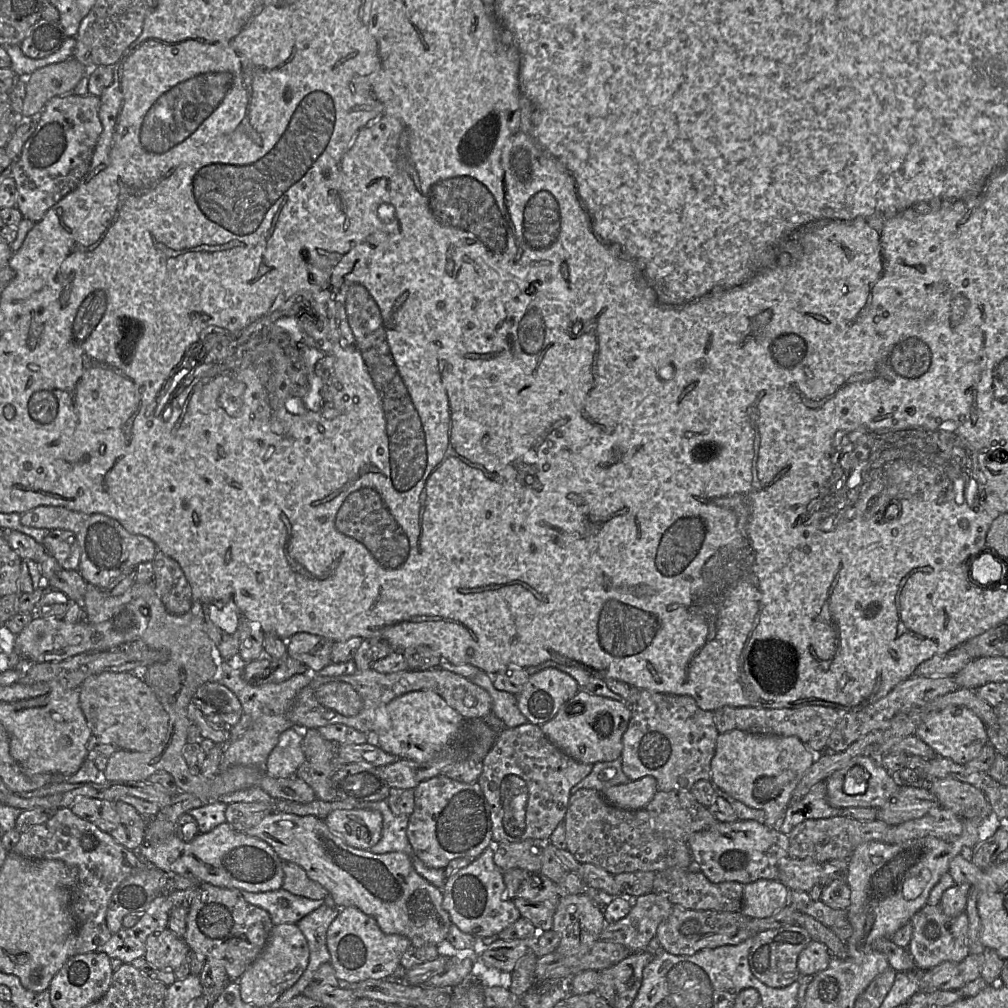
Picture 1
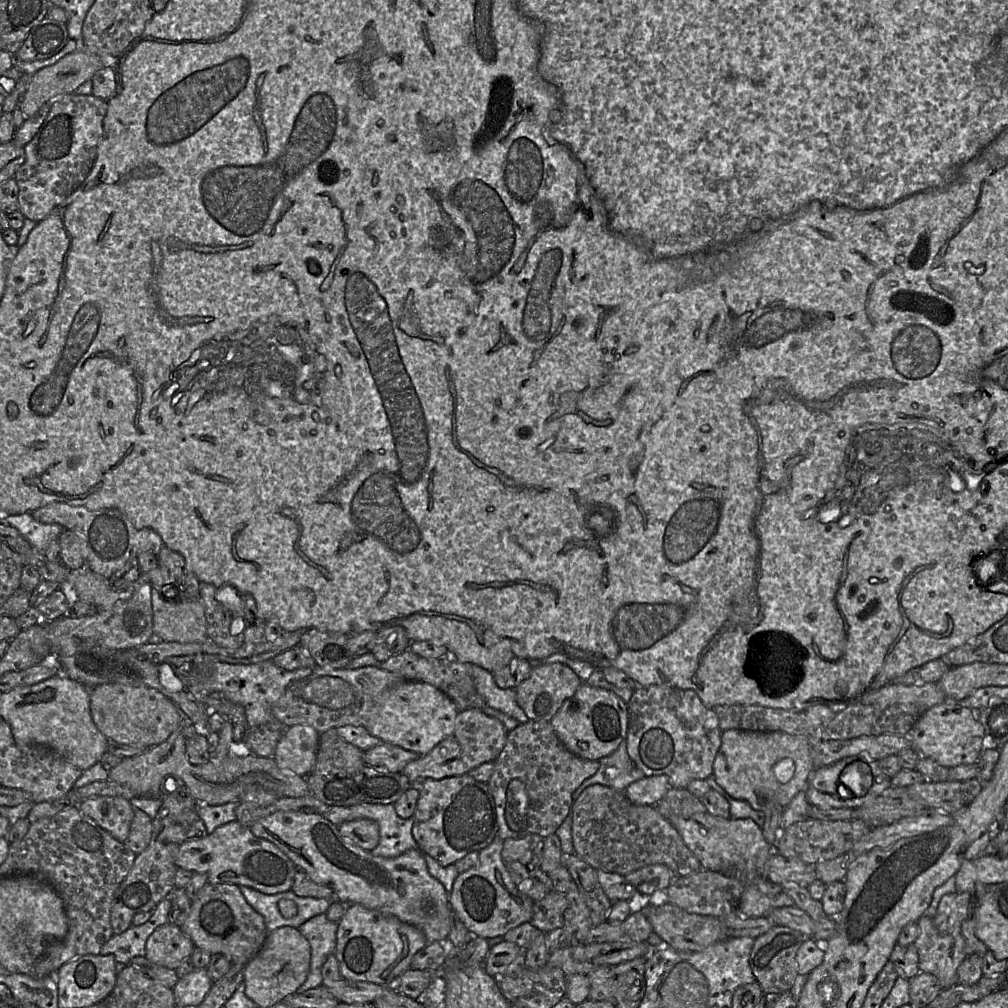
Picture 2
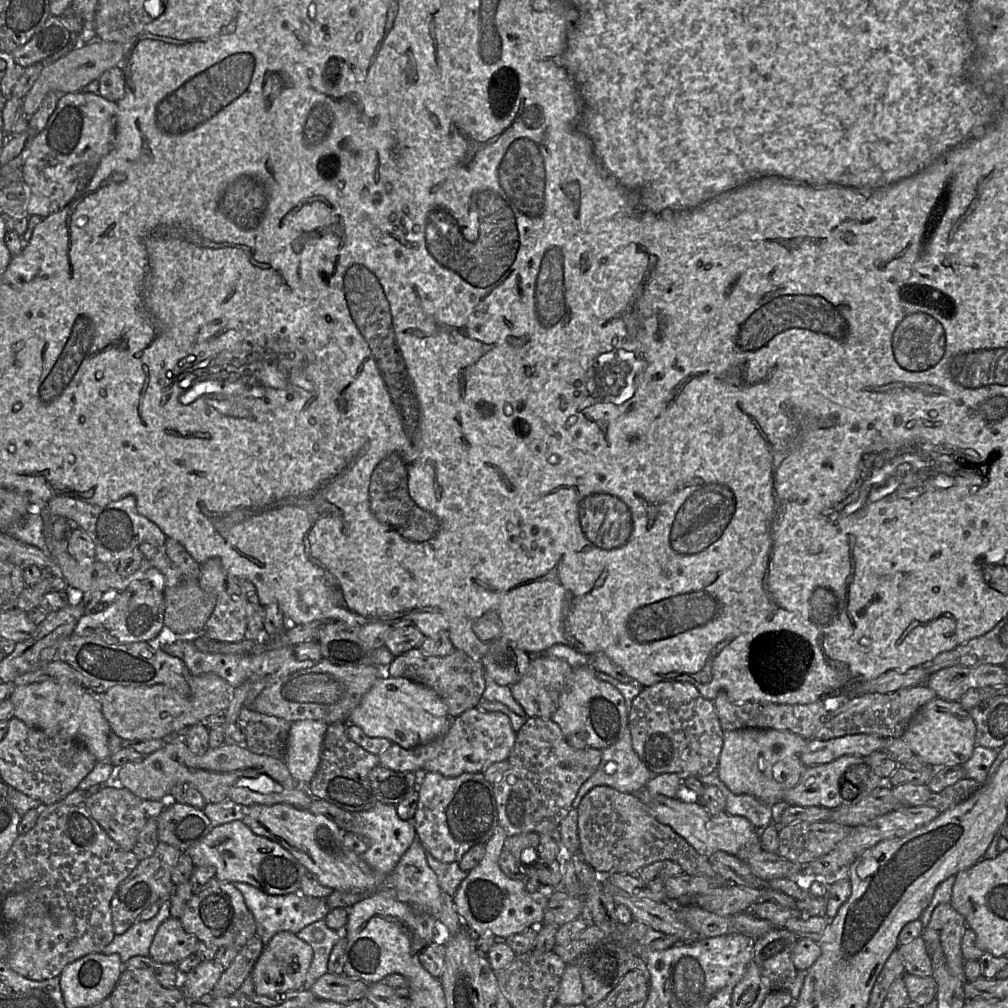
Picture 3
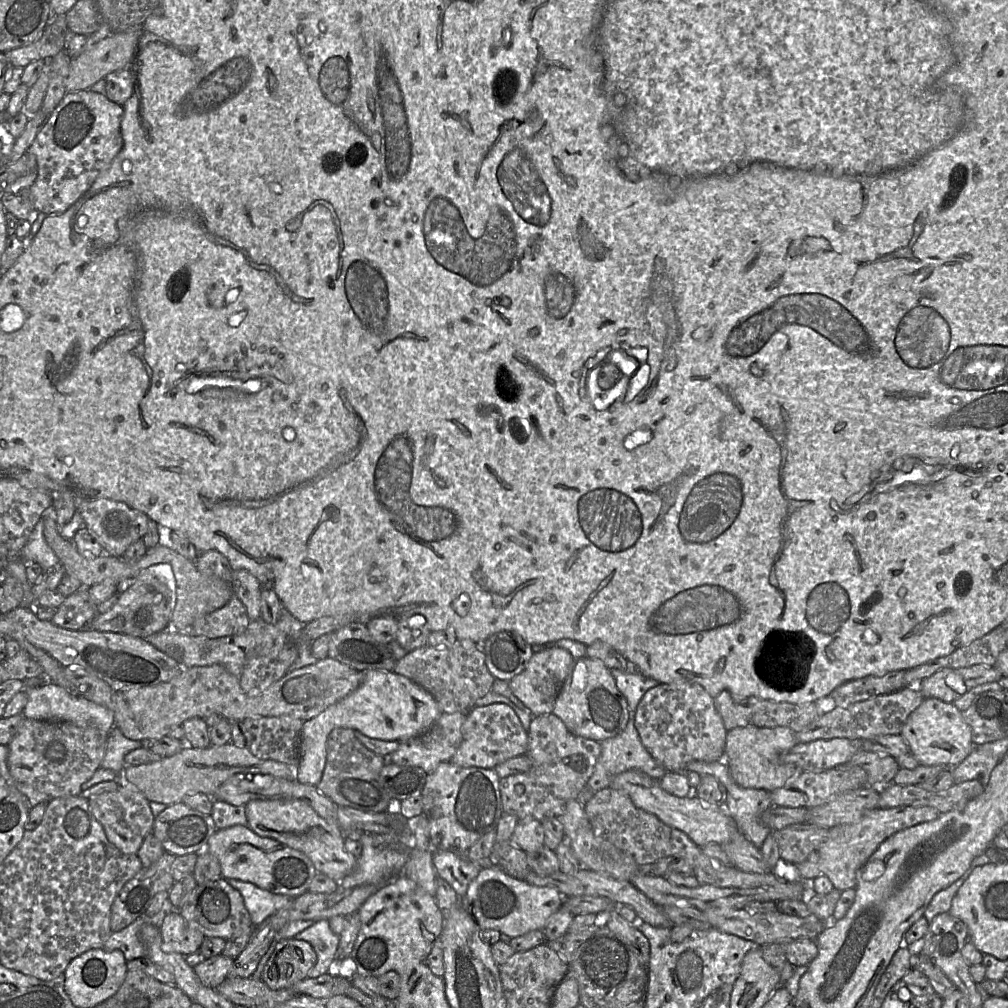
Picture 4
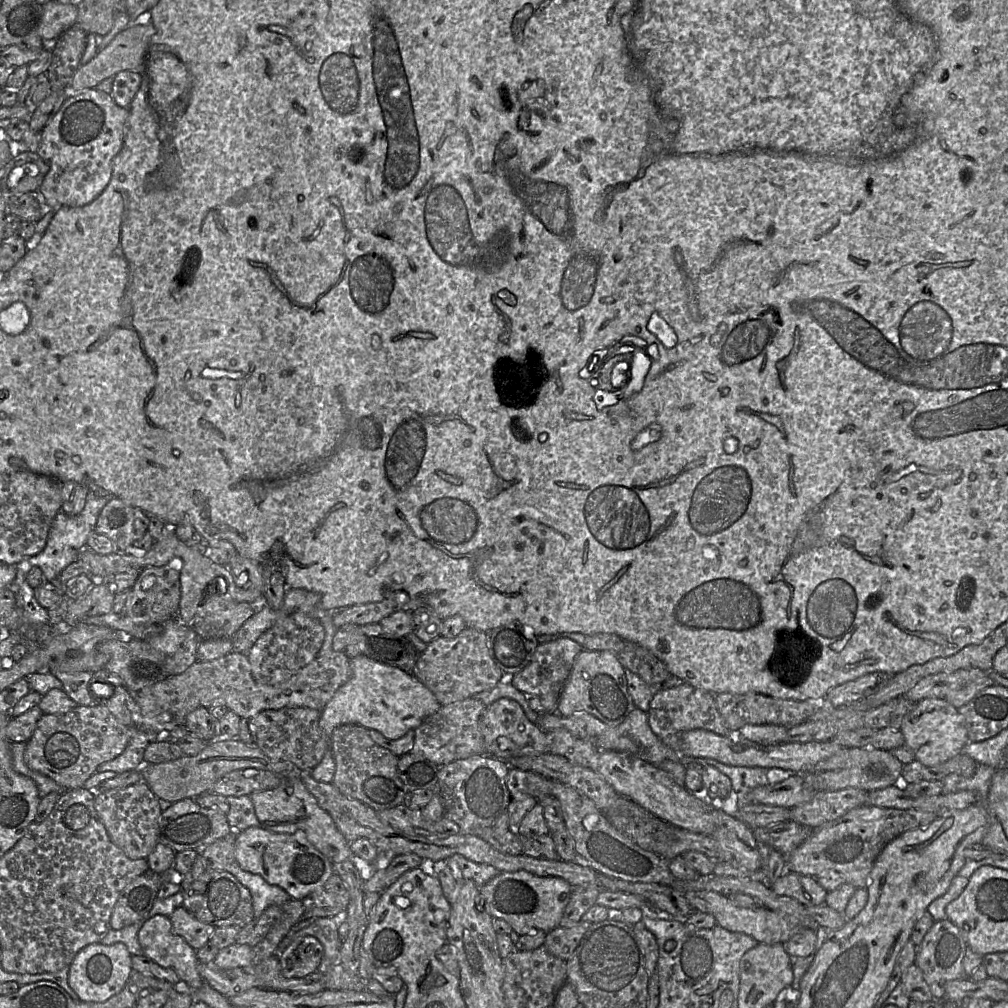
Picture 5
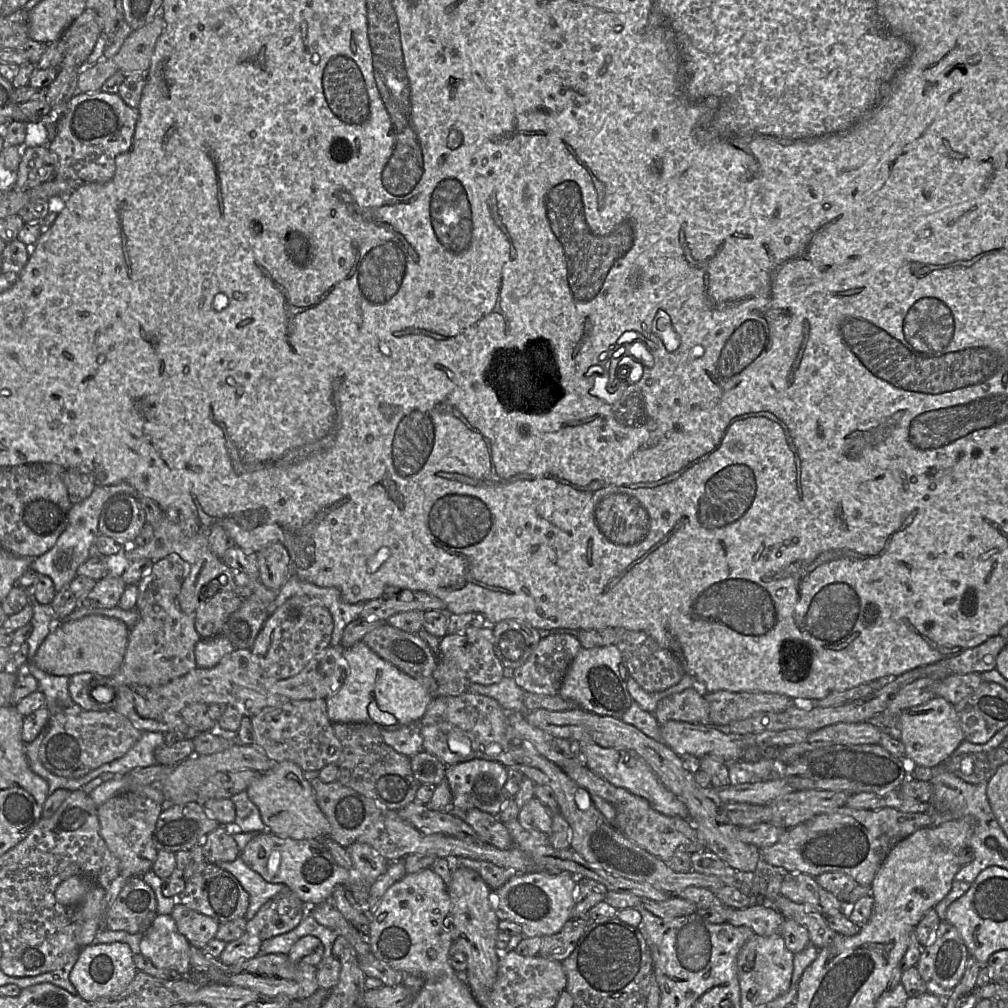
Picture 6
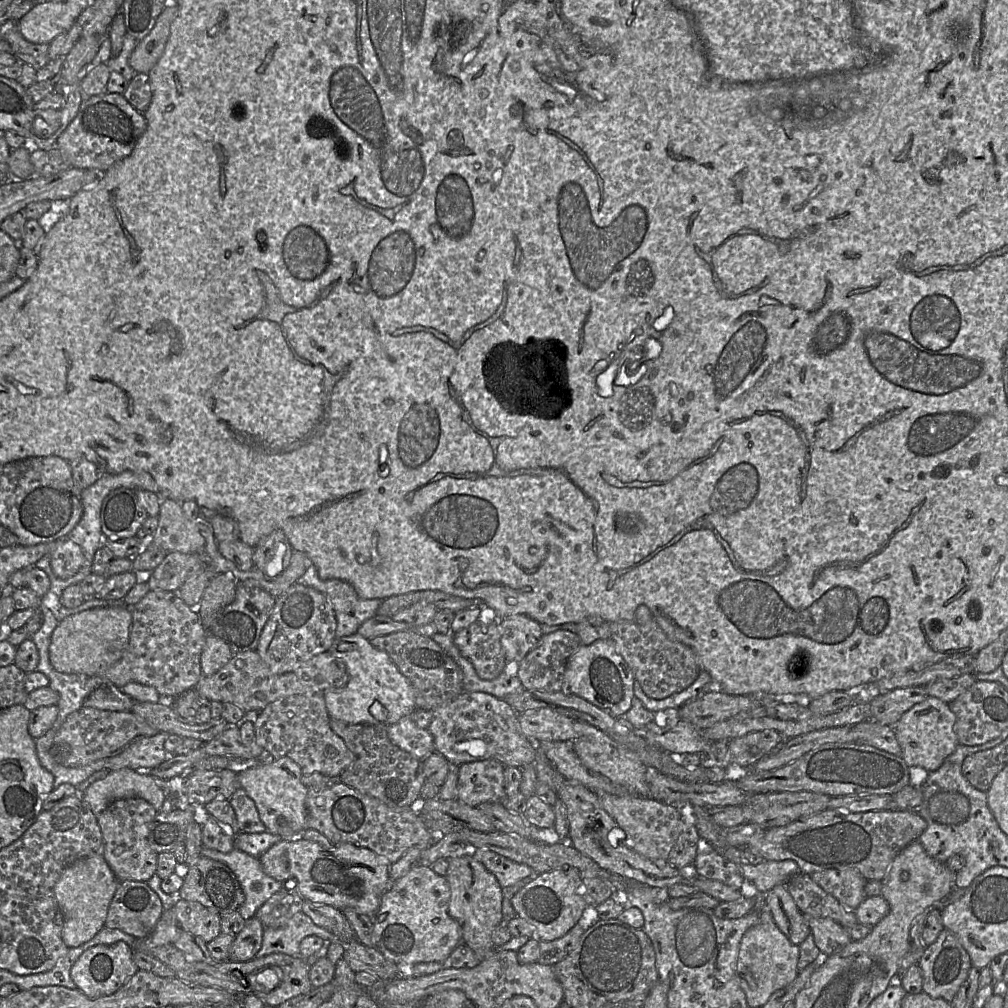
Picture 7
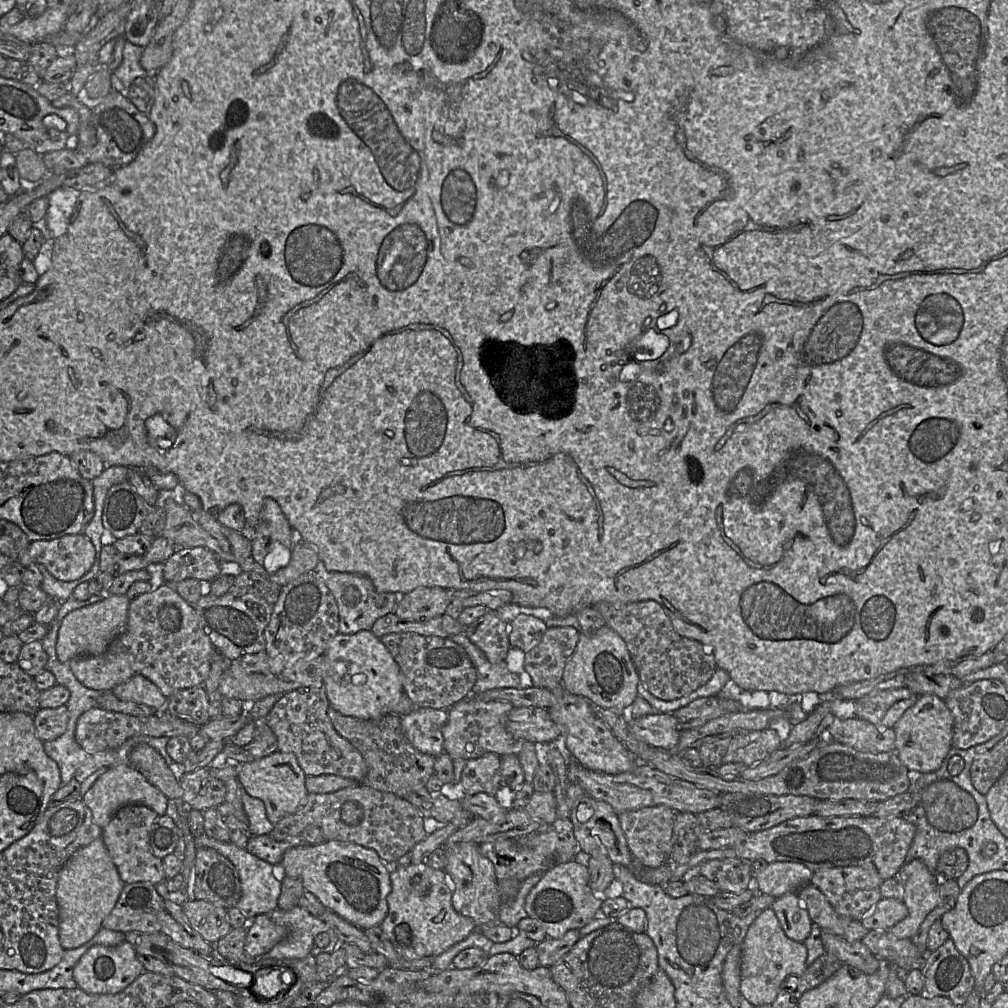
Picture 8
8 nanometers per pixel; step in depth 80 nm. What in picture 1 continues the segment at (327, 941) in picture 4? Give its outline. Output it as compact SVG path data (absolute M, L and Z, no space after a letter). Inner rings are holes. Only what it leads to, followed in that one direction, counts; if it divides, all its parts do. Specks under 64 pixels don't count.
M321 907L302 918L297 926L305 936L309 947L309 964L300 979L279 998L278 1003L288 1002L303 993L322 964L330 962L326 944L327 930L340 913L341 908Z

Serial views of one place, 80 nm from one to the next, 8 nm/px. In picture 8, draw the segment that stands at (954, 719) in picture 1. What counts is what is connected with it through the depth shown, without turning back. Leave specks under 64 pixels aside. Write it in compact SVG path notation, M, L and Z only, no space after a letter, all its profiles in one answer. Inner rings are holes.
M933 694L918 696L913 706L908 708L902 717L893 726L895 731L895 753L901 763L909 770L916 770L920 773L936 771L942 765L943 760L952 748L954 733L954 717L944 700Z

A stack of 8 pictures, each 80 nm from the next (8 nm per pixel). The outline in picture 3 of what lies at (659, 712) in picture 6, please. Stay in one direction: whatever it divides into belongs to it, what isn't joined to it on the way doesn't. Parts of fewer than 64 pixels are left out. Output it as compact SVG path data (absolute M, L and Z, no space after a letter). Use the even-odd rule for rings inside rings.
M662 681L646 686L628 712L632 747L653 774L676 773L683 781L715 771L724 744L714 701L704 698L691 683Z

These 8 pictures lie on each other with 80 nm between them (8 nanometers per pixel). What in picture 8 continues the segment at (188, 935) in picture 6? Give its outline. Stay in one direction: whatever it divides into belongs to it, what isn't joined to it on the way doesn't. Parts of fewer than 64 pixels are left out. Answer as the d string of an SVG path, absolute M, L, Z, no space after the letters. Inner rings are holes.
M202 900L183 901L181 908L191 927L212 945L233 929L227 918L228 909Z

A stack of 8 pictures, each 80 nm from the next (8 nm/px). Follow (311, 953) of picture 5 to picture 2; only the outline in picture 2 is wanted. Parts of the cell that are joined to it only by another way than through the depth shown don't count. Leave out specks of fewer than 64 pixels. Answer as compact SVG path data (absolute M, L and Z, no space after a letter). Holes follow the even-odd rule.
M283 926L271 932L243 973L245 995L257 1007L270 1007L291 995L304 983L310 970L311 947L298 929Z

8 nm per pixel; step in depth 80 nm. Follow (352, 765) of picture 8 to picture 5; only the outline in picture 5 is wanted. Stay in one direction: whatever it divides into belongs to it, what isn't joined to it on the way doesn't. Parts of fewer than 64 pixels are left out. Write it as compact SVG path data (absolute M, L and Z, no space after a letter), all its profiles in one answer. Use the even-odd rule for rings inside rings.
M306 707L267 710L249 719L249 730L255 745L272 761L290 762L303 772L317 766L328 750L330 737L319 726L321 711Z

